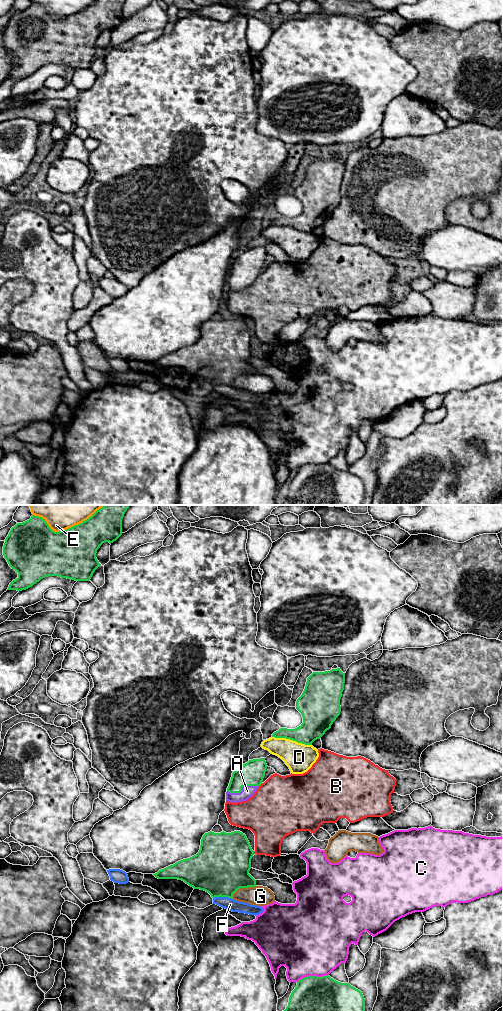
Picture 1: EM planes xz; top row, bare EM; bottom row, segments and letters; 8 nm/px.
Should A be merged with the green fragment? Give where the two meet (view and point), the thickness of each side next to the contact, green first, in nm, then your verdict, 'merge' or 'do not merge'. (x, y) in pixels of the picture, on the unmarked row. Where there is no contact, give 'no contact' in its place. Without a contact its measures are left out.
contact xz (241, 276); calibres 190 and 100 nm; merge

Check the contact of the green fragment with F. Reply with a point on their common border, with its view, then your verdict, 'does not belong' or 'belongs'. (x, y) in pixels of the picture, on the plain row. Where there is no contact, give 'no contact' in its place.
xz (223, 384) | does not belong

